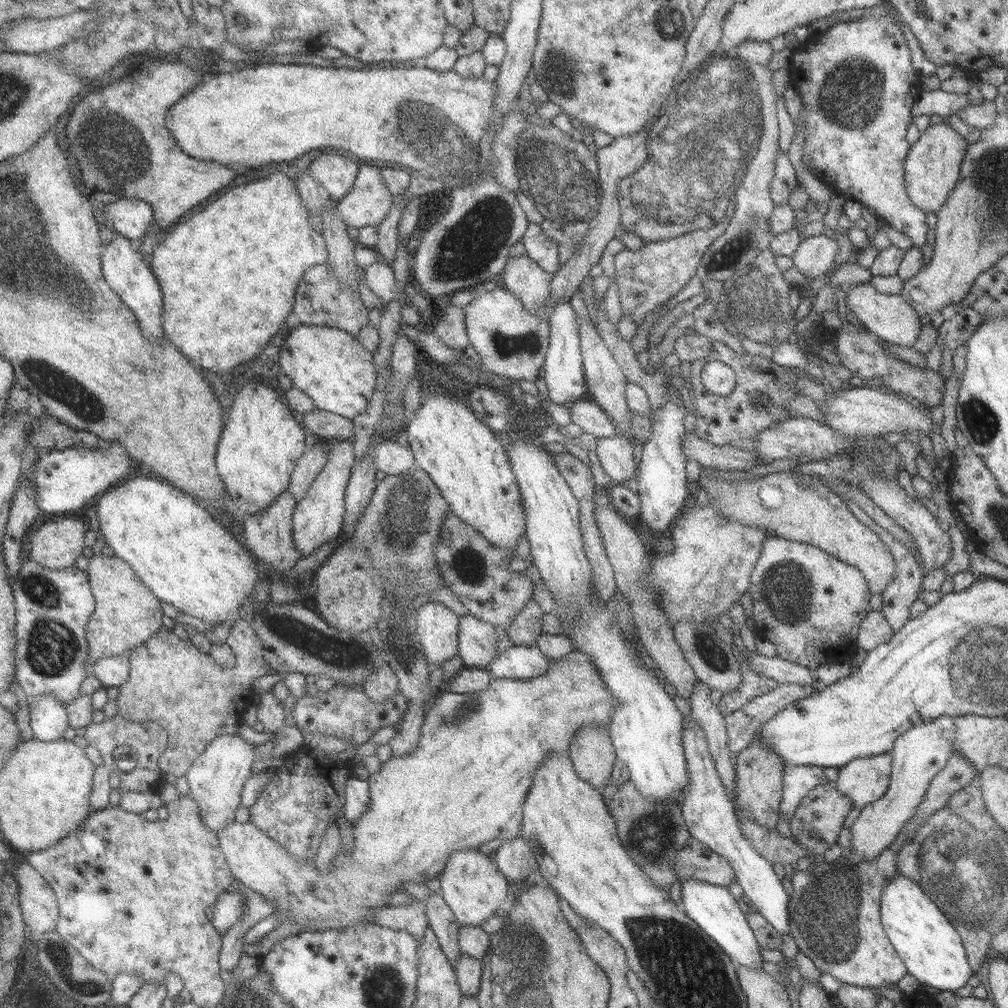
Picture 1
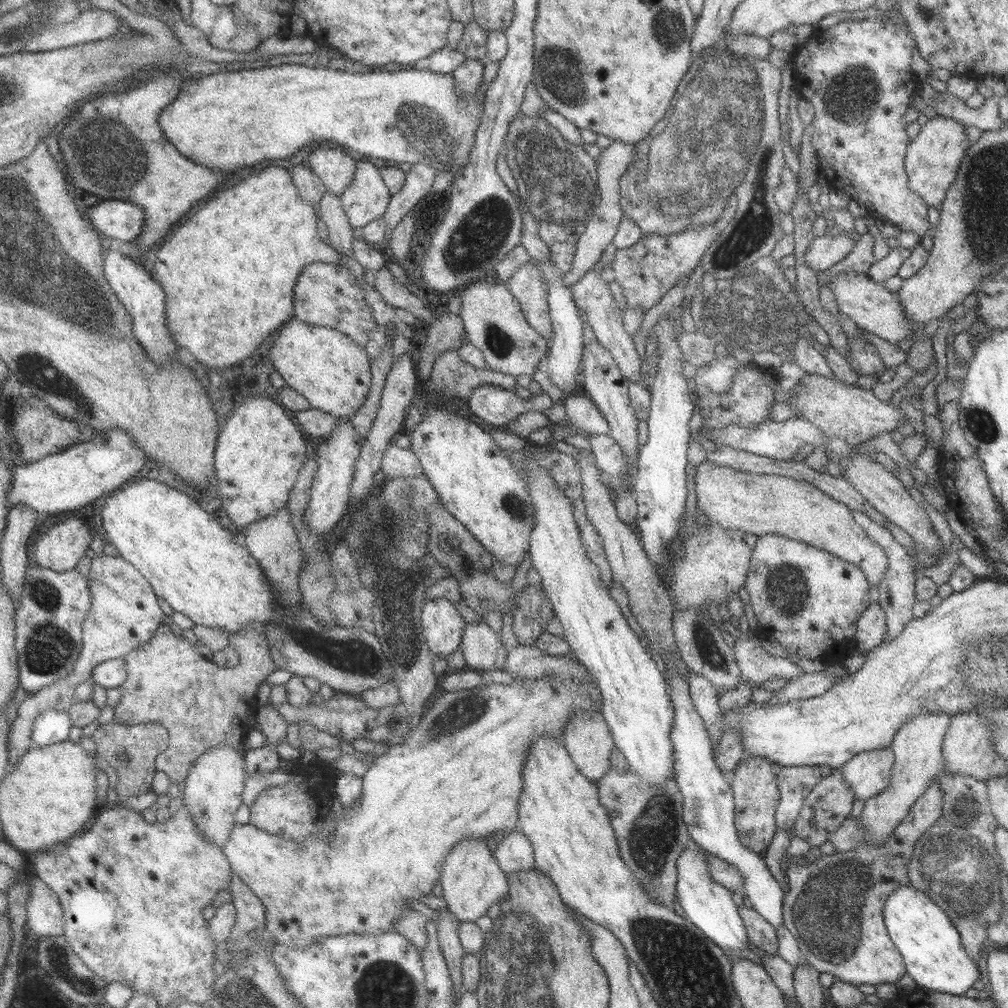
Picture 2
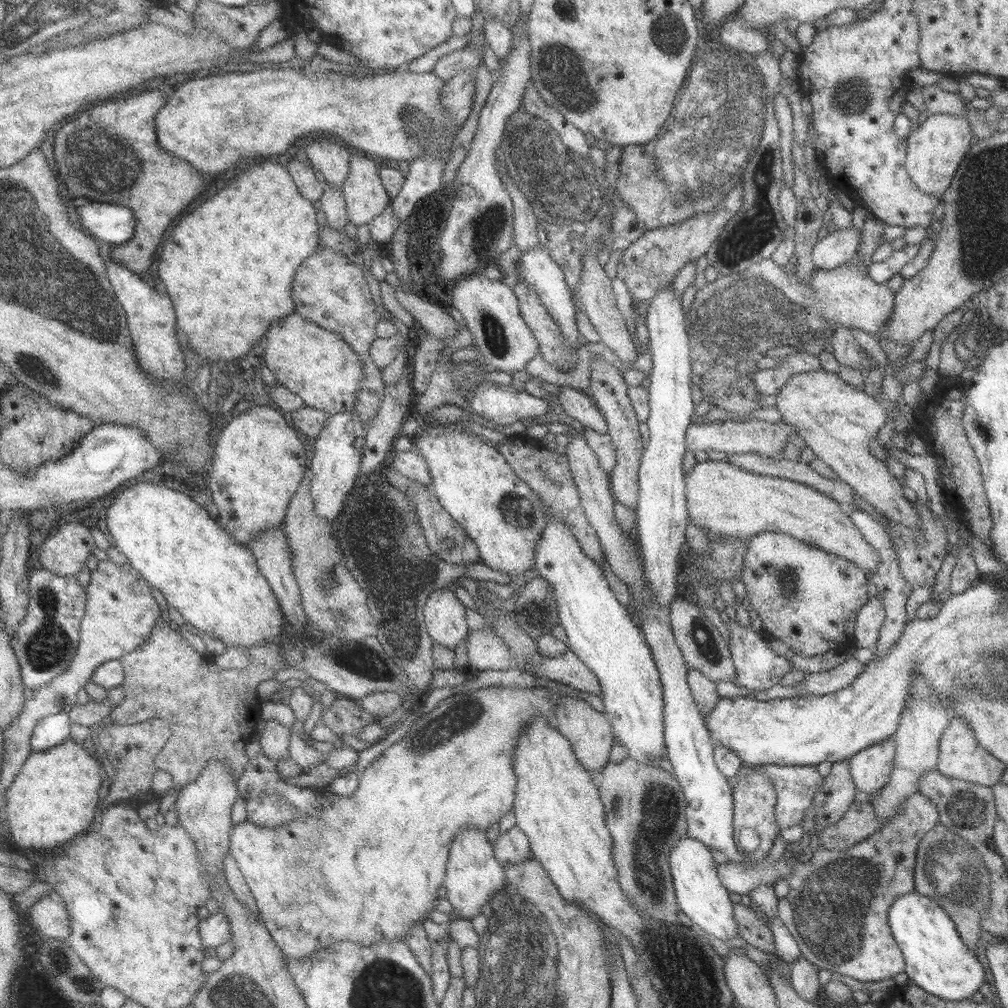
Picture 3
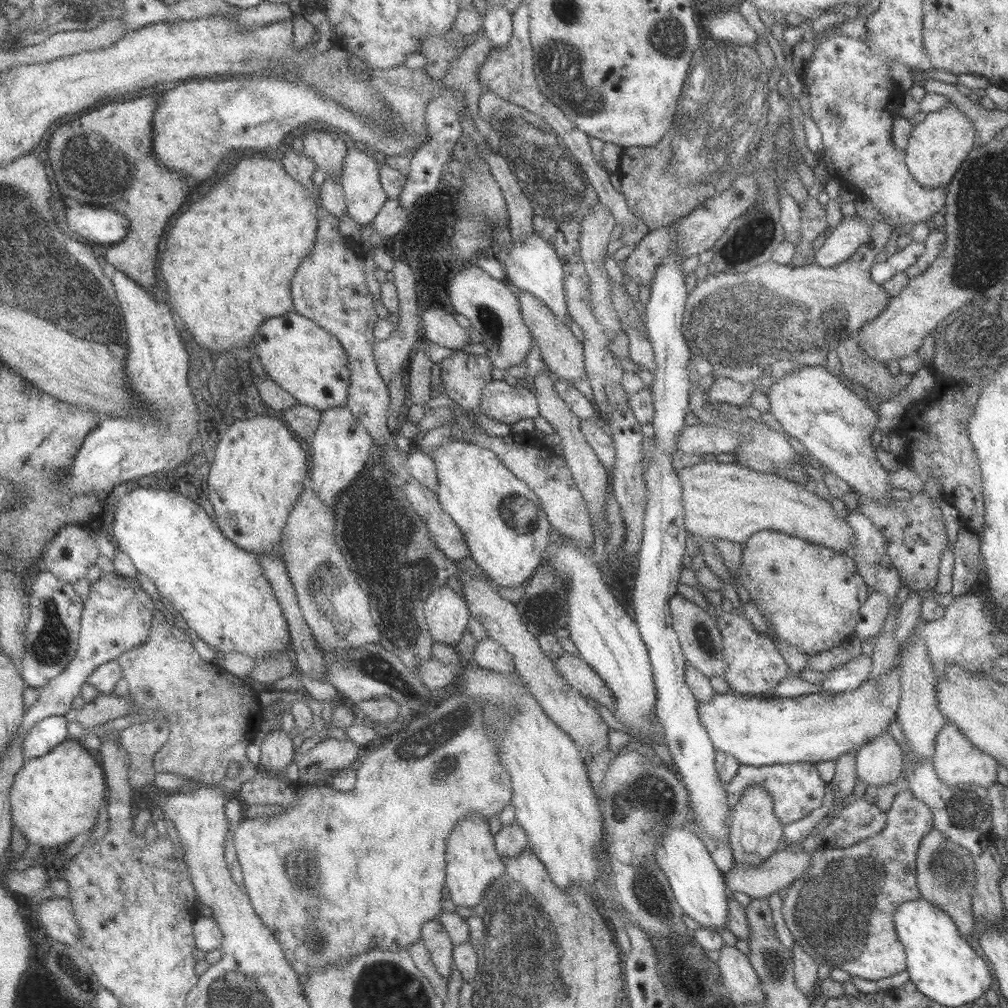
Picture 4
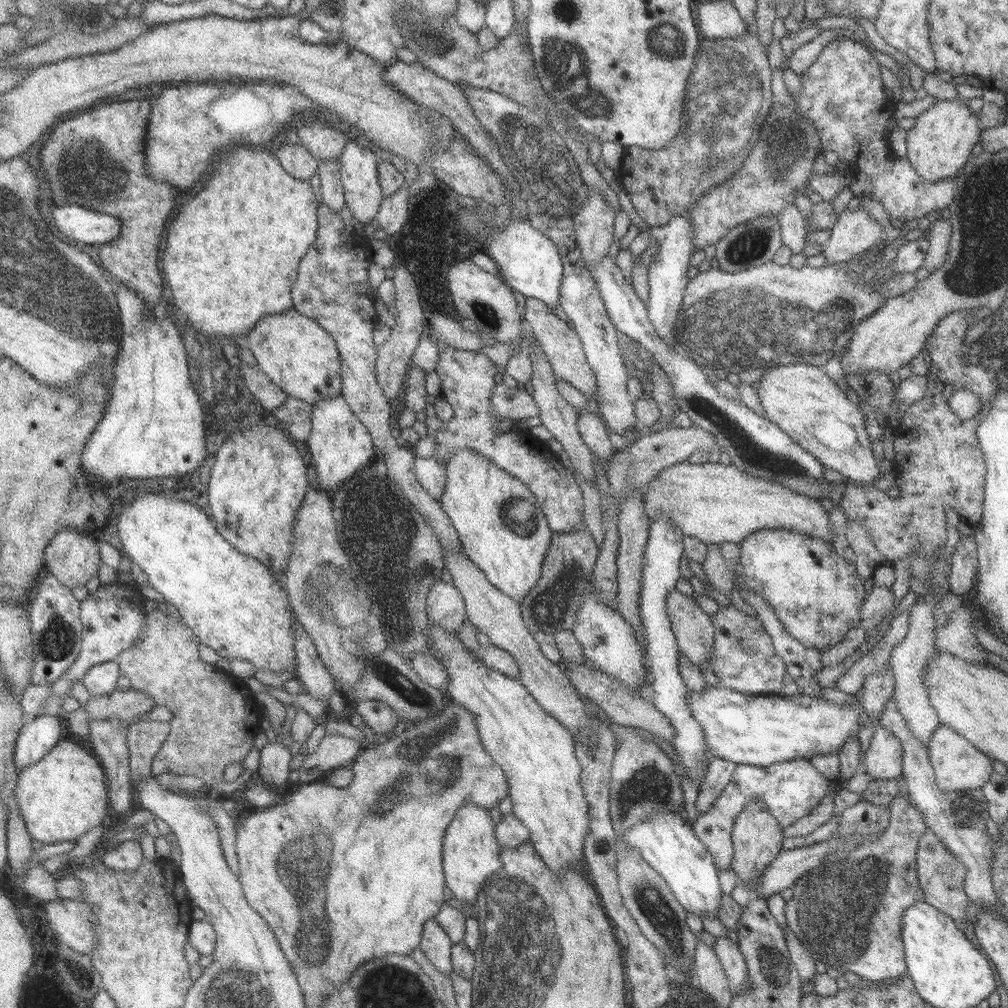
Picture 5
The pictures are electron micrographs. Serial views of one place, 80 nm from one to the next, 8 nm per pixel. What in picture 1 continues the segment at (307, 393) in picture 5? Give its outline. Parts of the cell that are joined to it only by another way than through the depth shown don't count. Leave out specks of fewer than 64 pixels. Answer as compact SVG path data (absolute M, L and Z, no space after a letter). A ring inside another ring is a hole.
M302 323L298 328L288 334L288 338L285 338L284 346L282 346L282 350L280 352L280 364L282 368L281 371L293 381L293 385L298 389L304 390L304 392L308 393L308 395L312 397L314 401L316 401L317 408L332 411L334 414L338 414L344 418L353 419L368 406L369 401L376 390L376 367L374 367L373 355L374 353L371 350L364 348L363 343L358 338L354 337L348 332L331 327L316 327Z

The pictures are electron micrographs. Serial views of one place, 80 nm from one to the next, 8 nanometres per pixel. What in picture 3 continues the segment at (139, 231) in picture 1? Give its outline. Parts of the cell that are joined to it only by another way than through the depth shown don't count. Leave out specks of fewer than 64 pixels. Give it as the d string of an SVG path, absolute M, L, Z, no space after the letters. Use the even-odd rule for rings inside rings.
M94 201L74 213L81 226L92 236L114 245L123 245L135 237L138 219L127 206Z

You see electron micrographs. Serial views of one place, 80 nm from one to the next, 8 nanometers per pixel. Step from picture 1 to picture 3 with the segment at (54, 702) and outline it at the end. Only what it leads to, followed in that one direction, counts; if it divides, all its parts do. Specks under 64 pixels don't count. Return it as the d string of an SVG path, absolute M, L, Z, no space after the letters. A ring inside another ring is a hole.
M71 713L52 714L39 721L33 733L34 752L46 752L48 749L67 743L72 736Z

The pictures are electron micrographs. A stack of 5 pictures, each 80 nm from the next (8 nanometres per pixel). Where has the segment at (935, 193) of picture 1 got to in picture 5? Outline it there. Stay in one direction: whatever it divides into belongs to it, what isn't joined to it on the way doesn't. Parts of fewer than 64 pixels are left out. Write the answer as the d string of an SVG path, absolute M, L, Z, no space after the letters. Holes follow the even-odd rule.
M936 99L933 105L915 117L914 128L907 132L907 159L915 171L927 181L937 183L956 177L971 157L982 129L975 112L962 99Z

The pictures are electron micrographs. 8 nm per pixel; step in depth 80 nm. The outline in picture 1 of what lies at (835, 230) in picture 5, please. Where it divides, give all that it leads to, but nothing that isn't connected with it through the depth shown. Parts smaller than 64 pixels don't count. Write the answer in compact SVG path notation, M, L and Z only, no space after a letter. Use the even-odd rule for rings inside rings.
M821 234L802 240L791 258L794 268L814 280L830 271L839 252L840 246L836 239Z

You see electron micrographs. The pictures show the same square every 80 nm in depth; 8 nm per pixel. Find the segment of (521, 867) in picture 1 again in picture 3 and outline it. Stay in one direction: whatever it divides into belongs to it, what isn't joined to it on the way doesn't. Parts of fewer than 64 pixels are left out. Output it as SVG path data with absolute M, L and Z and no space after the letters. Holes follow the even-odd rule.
M518 825L511 827L503 834L499 834L493 849L495 857L503 867L508 866L508 864L522 864L523 860L533 856L529 838Z

